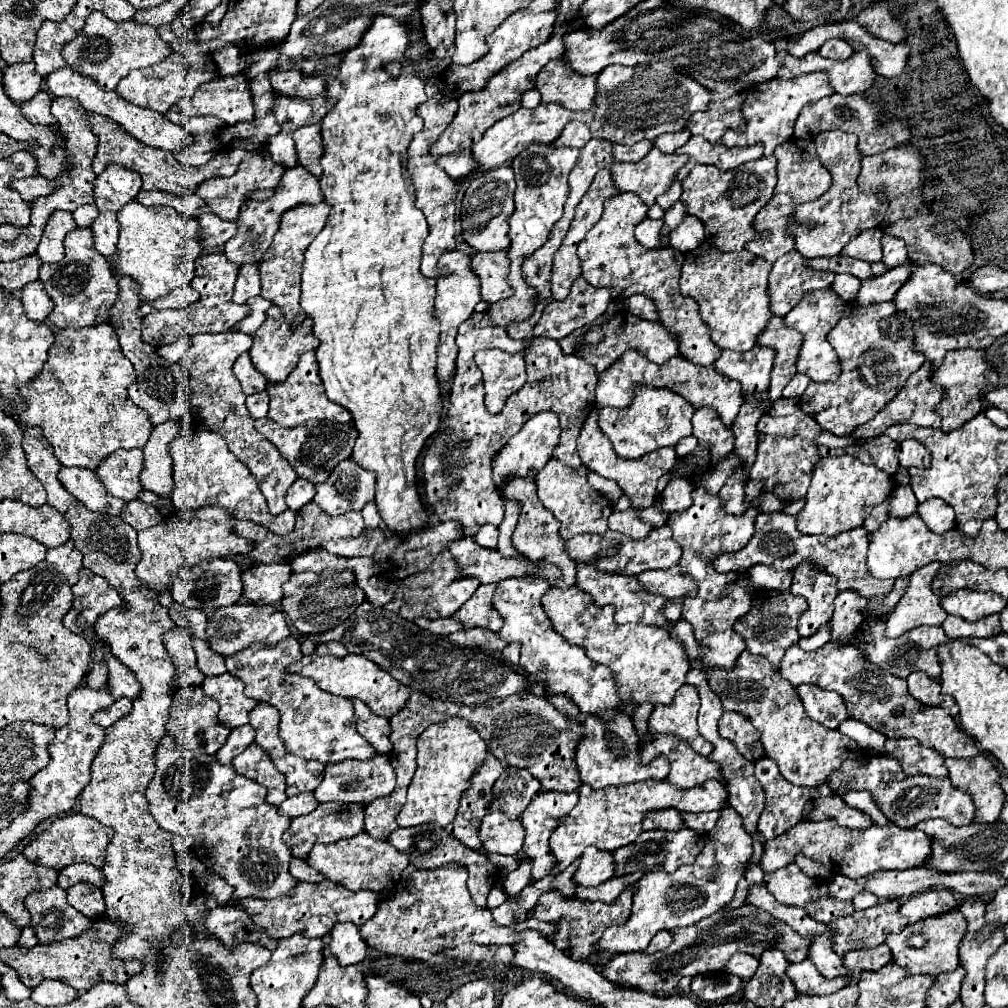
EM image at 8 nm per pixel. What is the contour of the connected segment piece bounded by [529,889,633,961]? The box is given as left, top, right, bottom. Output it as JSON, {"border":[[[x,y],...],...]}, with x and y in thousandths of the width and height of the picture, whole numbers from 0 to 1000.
{"border":[[[620,882],[608,896],[586,896],[586,894],[561,894],[553,884],[545,884],[539,886],[539,892],[535,892],[535,898],[525,906],[525,912],[535,912],[539,916],[547,916],[547,918],[555,918],[551,922],[551,926],[545,930],[545,934],[557,941],[559,945],[563,945],[566,951],[574,951],[574,953],[586,953],[586,949],[590,949],[594,945],[594,932],[598,928],[598,924],[606,918],[614,918],[614,916],[622,916],[624,908],[626,908],[626,892],[628,886],[626,882]]]}

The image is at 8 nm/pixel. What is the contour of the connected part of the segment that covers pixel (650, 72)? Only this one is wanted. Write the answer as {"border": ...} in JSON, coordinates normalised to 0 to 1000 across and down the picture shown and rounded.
{"border":[[[640,63],[630,66],[604,64],[596,70],[596,84],[590,98],[590,104],[582,110],[586,134],[590,138],[626,144],[636,138],[650,138],[658,132],[678,130],[686,112],[701,108],[705,90],[660,63]]]}

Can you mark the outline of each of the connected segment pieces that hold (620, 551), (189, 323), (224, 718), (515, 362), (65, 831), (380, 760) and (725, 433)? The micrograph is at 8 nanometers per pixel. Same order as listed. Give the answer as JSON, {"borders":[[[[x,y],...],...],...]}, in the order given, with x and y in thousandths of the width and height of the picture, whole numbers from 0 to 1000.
{"borders":[[[[650,523],[640,535],[624,535],[616,529],[602,529],[602,531],[572,531],[563,537],[561,541],[563,549],[566,555],[582,559],[582,557],[592,557],[592,563],[602,568],[614,568],[614,570],[634,570],[638,566],[646,564],[666,564],[674,559],[676,555],[676,543],[672,537],[666,533],[666,525],[660,523]]],[[[231,299],[221,301],[217,305],[201,305],[197,301],[191,301],[184,307],[164,307],[164,309],[154,309],[150,313],[146,313],[142,316],[142,338],[152,342],[152,344],[160,344],[160,342],[168,342],[172,338],[176,338],[182,332],[195,332],[195,330],[225,330],[229,324],[233,324],[235,320],[239,320],[245,313],[249,311],[247,303],[235,303]]],[[[221,668],[215,672],[203,672],[199,682],[207,691],[217,695],[219,719],[231,723],[247,717],[249,701],[253,701],[255,695],[243,691],[241,676],[237,676],[229,668]]],[[[479,346],[471,350],[471,360],[481,378],[481,402],[487,412],[497,410],[503,394],[523,380],[519,350]]],[[[68,807],[68,809],[63,809],[57,814],[53,814],[35,834],[31,834],[23,842],[23,848],[37,858],[45,858],[45,860],[51,860],[57,864],[61,864],[66,858],[82,856],[82,854],[100,860],[104,854],[104,840],[112,832],[112,828],[114,828],[114,824],[110,820],[104,820],[86,809]]],[[[374,749],[368,755],[340,755],[334,759],[322,759],[322,773],[313,783],[313,793],[316,797],[332,795],[332,797],[360,797],[366,799],[376,791],[388,789],[392,783],[392,765],[384,751]]],[[[691,406],[688,412],[688,432],[693,436],[693,443],[689,449],[684,453],[676,455],[674,463],[684,463],[684,461],[699,461],[701,465],[709,463],[725,445],[729,443],[725,434],[725,424],[717,422],[713,418],[713,412],[709,406]]]]}

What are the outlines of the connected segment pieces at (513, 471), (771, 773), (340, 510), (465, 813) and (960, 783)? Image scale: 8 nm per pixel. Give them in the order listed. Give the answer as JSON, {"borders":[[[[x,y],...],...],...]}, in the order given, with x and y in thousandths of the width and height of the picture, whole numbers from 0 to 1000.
{"borders":[[[[533,410],[531,414],[527,414],[519,422],[519,426],[513,432],[509,432],[505,436],[505,439],[491,453],[489,477],[495,483],[495,487],[501,479],[501,471],[523,473],[523,469],[527,469],[527,467],[537,467],[543,461],[543,457],[547,455],[547,449],[551,447],[551,443],[555,441],[555,432],[557,432],[557,424],[555,424],[555,416],[551,410]]],[[[757,751],[757,753],[749,755],[749,771],[755,775],[755,779],[759,783],[759,789],[761,789],[759,805],[755,807],[755,813],[753,813],[753,826],[757,830],[757,836],[761,836],[761,832],[765,832],[765,830],[773,830],[773,826],[779,826],[781,822],[785,822],[785,818],[791,818],[797,811],[797,801],[799,801],[801,795],[811,793],[811,791],[818,791],[818,789],[824,787],[820,777],[811,779],[811,781],[793,781],[793,779],[783,777],[773,767],[769,755],[765,755],[763,751]]],[[[338,457],[324,477],[314,481],[313,499],[324,511],[340,511],[344,507],[358,507],[372,493],[372,471],[362,467],[352,457]]],[[[485,747],[479,761],[467,771],[467,783],[461,785],[455,807],[451,809],[449,816],[443,818],[443,826],[479,848],[483,846],[479,844],[479,838],[475,838],[475,814],[483,807],[495,803],[495,795],[489,789],[489,777],[495,773],[495,767],[499,767],[499,763],[501,761],[497,759],[497,755],[493,755]]],[[[969,749],[963,753],[939,753],[941,771],[945,779],[957,787],[961,787],[969,801],[971,816],[985,816],[995,803],[995,783],[991,779],[993,769],[985,761],[983,753],[977,749]]]]}

